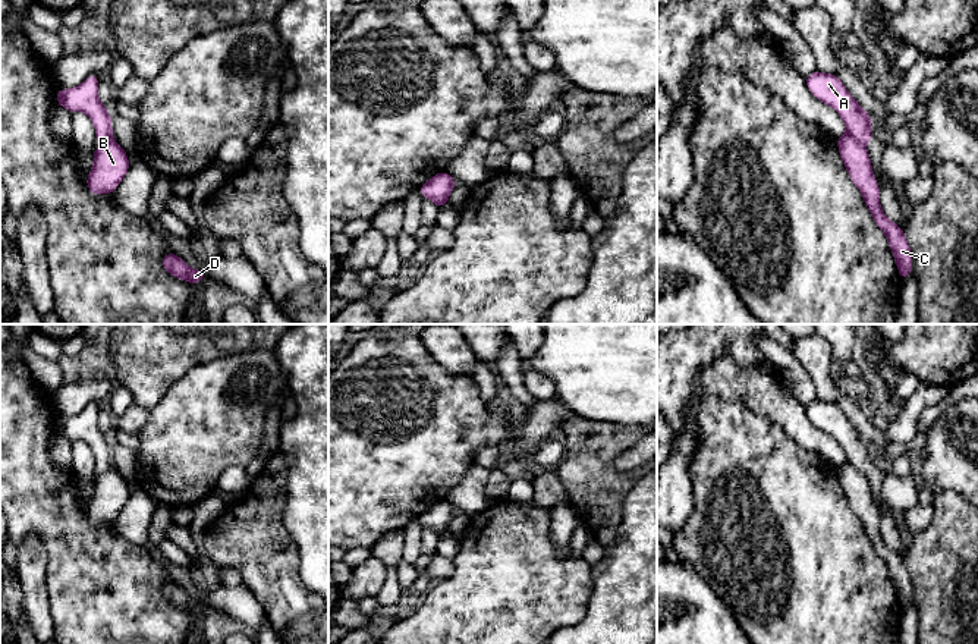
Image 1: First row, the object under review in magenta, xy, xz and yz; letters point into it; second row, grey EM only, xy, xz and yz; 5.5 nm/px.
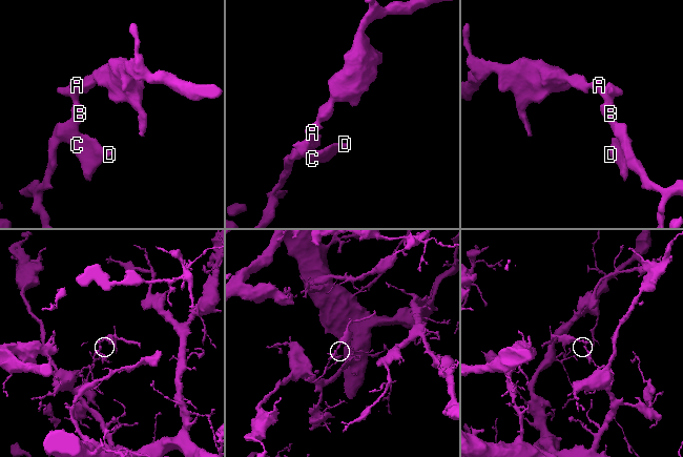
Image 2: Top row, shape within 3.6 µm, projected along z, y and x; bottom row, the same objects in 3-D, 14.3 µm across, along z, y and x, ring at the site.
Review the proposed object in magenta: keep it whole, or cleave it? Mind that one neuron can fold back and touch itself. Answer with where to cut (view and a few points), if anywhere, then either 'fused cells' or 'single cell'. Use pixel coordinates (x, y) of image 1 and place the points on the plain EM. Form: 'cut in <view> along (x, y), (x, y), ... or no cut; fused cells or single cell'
cut in yz along (846, 459), (864, 474); fused cells

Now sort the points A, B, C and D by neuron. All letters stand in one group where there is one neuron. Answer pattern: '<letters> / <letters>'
A / B C D

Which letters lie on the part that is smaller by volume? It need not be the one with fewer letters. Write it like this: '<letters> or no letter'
A

